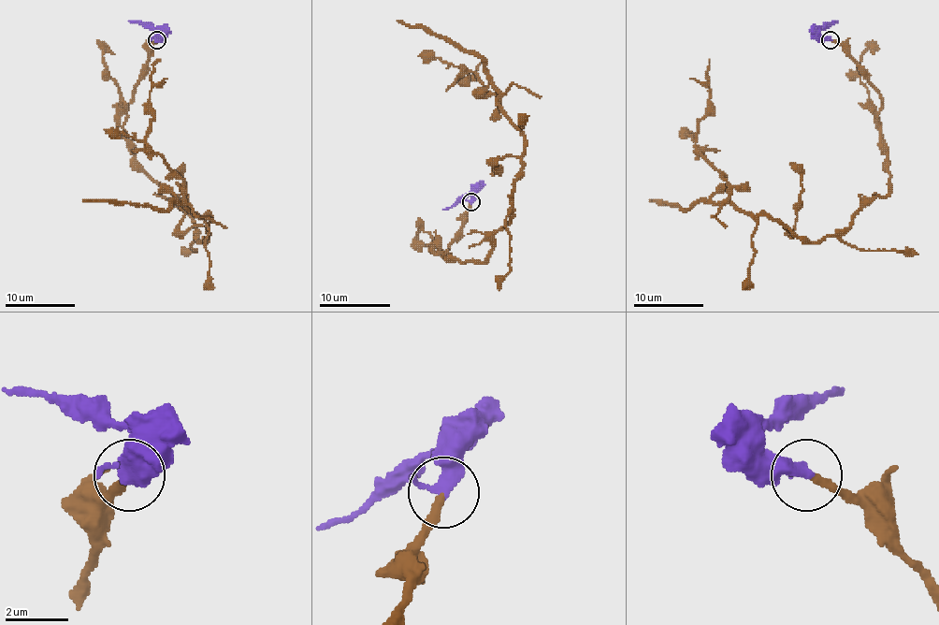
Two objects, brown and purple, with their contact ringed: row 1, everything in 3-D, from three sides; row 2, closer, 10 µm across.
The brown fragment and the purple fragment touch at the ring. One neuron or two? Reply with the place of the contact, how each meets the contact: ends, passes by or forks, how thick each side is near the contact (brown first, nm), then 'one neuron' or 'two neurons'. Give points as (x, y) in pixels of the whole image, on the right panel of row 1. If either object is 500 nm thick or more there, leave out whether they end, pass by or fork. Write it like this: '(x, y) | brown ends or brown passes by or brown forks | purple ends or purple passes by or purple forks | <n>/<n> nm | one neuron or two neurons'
(830, 39) | brown ends | purple passes by | 240/320 nm | one neuron

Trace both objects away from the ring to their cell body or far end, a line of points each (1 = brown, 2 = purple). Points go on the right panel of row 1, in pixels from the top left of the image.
1: (830, 40), (883, 101), (889, 191), (816, 241), (735, 207), (727, 181), (695, 145), (709, 59)
2: (830, 40), (819, 31), (837, 21)

